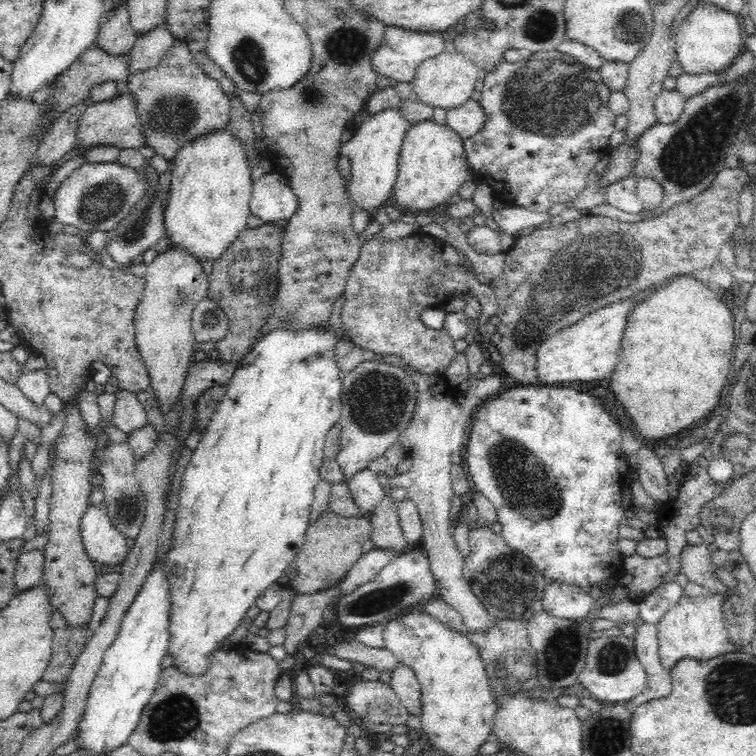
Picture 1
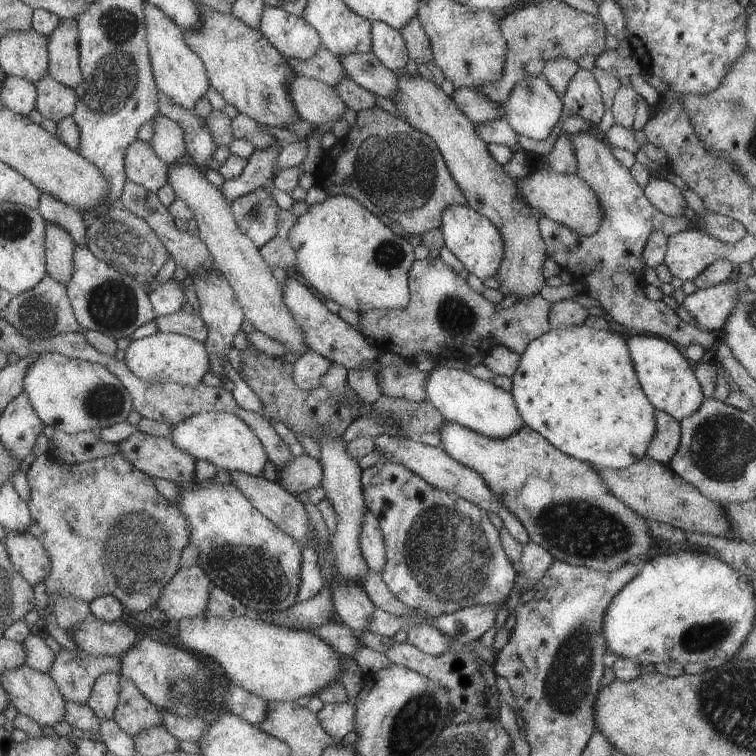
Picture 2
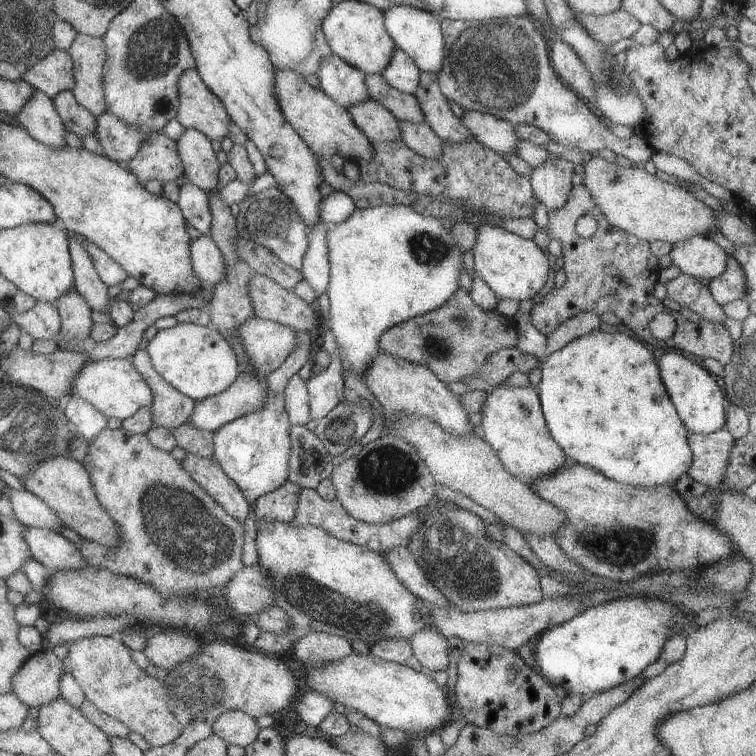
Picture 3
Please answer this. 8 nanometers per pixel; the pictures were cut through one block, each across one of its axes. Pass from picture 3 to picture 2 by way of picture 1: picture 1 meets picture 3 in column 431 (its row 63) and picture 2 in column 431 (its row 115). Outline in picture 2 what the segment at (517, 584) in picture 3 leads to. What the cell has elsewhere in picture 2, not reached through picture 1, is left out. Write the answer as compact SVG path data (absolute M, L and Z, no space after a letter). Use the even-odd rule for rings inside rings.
M377 463L362 470L360 480L365 506L378 522L385 547L381 578L389 592L410 608L439 616L475 605L499 604L511 594L515 574L505 555L498 530L485 511L465 498L435 488L397 463Z

